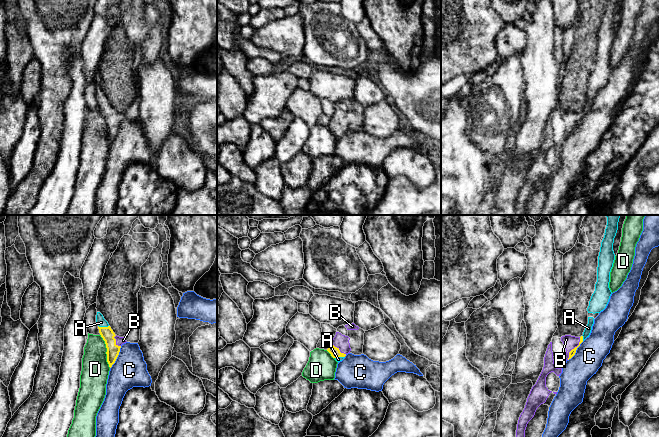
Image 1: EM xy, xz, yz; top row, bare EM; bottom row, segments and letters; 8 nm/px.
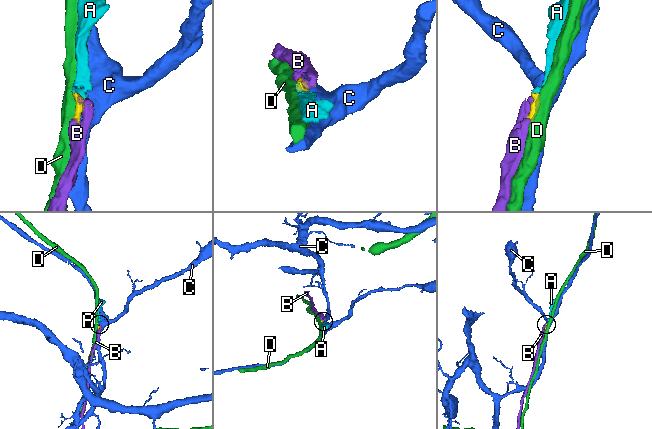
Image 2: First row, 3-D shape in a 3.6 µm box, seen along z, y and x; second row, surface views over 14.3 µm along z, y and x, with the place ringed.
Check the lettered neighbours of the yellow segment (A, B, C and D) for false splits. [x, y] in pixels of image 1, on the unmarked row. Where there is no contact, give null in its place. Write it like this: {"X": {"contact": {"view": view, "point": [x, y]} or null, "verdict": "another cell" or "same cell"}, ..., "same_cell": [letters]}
{"A": {"contact": {"view": "xy", "point": [103, 103]}, "verdict": "same cell"}, "B": {"contact": {"view": "yz", "point": [574, 124]}, "verdict": "same cell"}, "C": {"contact": {"view": "xy", "point": [117, 132]}, "verdict": "another cell"}, "D": {"contact": {"view": "xy", "point": [107, 127]}, "verdict": "another cell"}, "same_cell": ["A", "B"]}

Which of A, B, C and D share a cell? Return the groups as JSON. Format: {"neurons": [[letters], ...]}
{"neurons": [["A", "B"], ["C"], ["D"]]}

